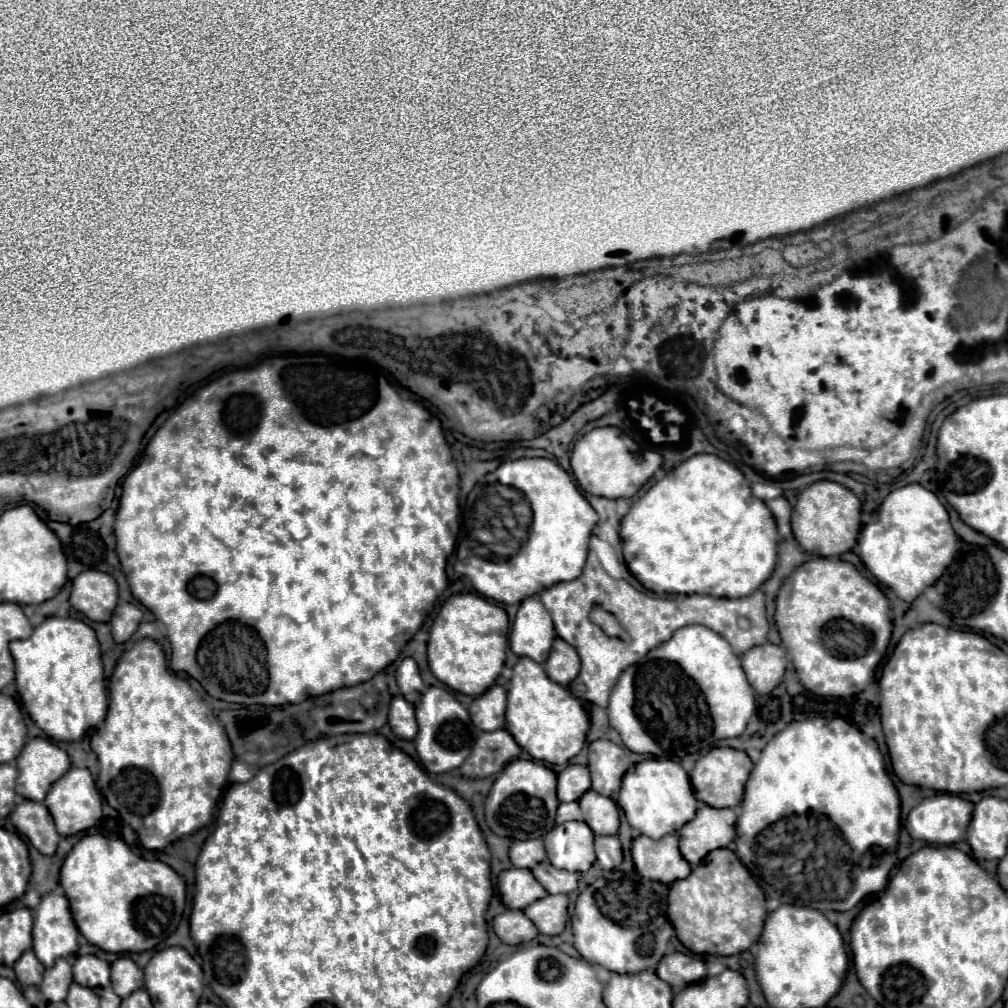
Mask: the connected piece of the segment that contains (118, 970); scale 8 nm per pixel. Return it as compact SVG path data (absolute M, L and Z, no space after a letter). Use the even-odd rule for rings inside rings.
M121 957L111 965L111 985L119 997L127 997L143 987L143 971L131 959Z

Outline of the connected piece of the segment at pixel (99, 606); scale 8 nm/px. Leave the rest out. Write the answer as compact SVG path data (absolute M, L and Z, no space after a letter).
M83 571L73 579L69 603L89 621L109 621L117 605L117 583L101 571Z

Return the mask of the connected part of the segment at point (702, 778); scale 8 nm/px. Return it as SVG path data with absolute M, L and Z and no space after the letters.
M715 747L697 761L691 773L695 797L711 807L737 807L743 799L745 781L749 779L751 769L753 769L753 761L745 751L731 749L731 747Z

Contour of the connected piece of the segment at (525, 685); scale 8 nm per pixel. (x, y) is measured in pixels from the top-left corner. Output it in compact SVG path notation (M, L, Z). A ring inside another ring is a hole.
M521 657L513 667L513 677L507 691L507 729L533 759L565 765L585 747L589 715L581 701L573 697L567 687L551 681L539 663Z

